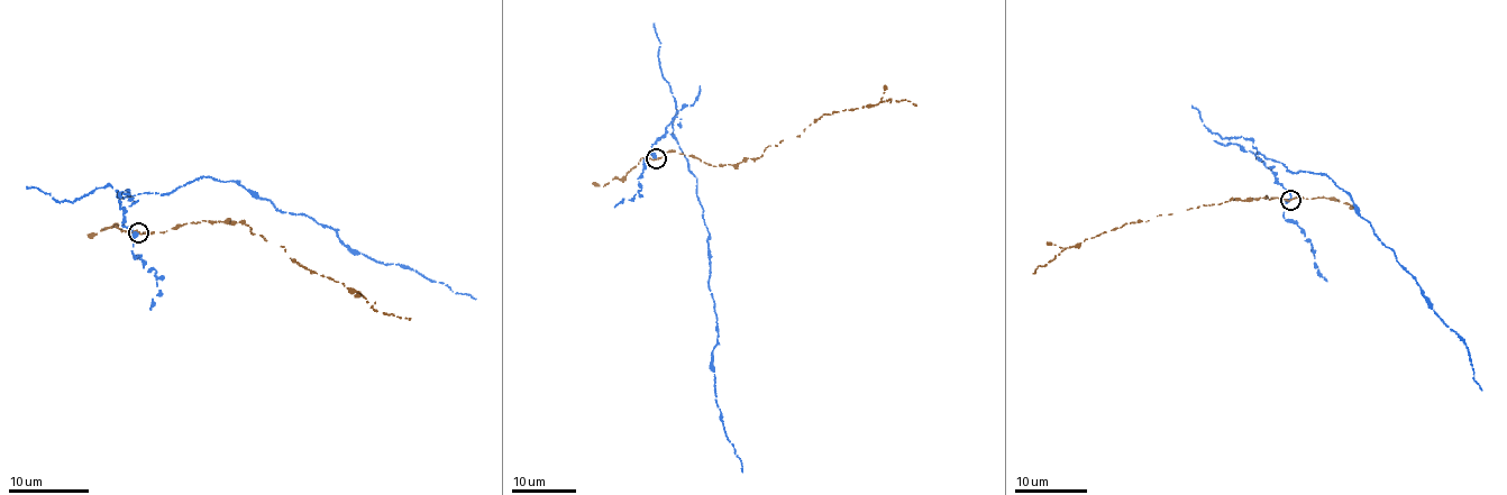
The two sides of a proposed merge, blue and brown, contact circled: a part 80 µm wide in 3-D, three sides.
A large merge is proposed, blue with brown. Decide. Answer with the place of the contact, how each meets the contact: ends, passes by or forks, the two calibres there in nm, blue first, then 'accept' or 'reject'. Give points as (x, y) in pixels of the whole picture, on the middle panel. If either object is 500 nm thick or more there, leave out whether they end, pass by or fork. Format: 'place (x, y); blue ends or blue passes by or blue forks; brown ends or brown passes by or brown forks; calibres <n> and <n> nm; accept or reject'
place (656, 158); blue passes by; brown passes by; calibres 300 and 190 nm; reject

